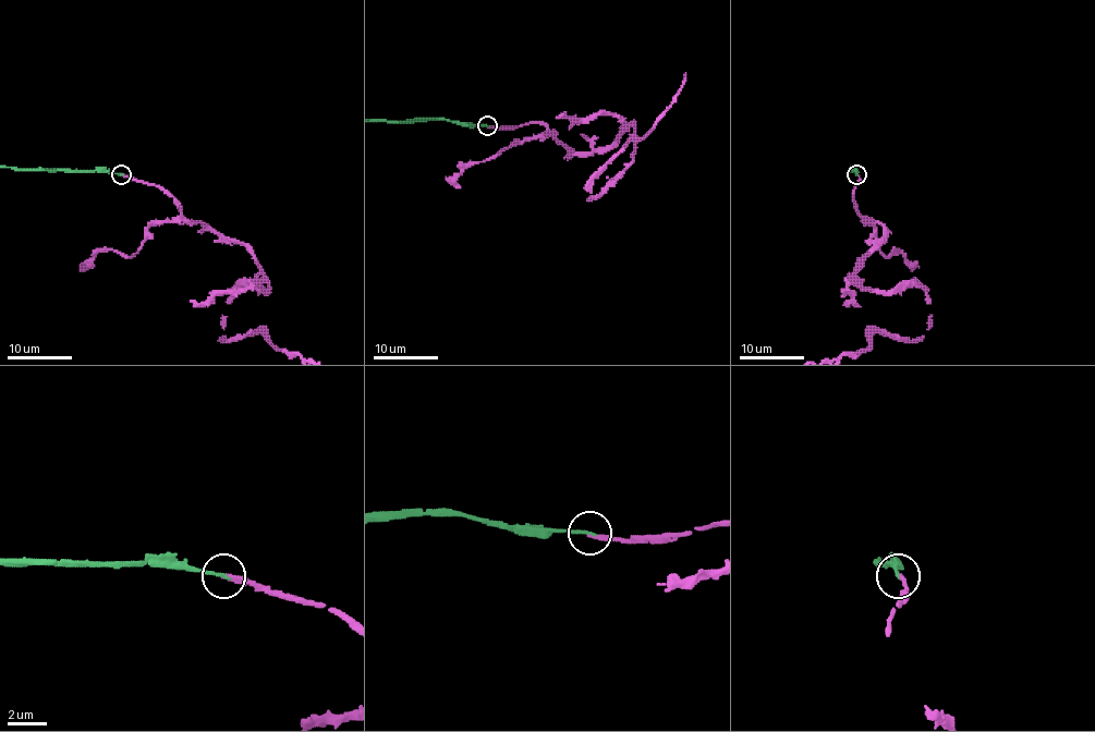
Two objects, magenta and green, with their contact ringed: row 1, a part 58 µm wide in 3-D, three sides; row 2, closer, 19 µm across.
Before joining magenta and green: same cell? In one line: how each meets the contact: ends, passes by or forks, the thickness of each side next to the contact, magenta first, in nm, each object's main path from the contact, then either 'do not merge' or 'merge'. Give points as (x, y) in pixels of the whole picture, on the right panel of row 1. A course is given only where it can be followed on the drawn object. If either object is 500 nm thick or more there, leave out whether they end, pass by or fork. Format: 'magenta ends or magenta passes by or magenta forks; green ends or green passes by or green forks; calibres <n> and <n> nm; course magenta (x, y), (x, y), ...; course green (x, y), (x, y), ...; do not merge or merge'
magenta ends; green ends; calibres 260 and 170 nm; course magenta (858, 175), (883, 239), (855, 279), (919, 285), (924, 336), (875, 332); merge

